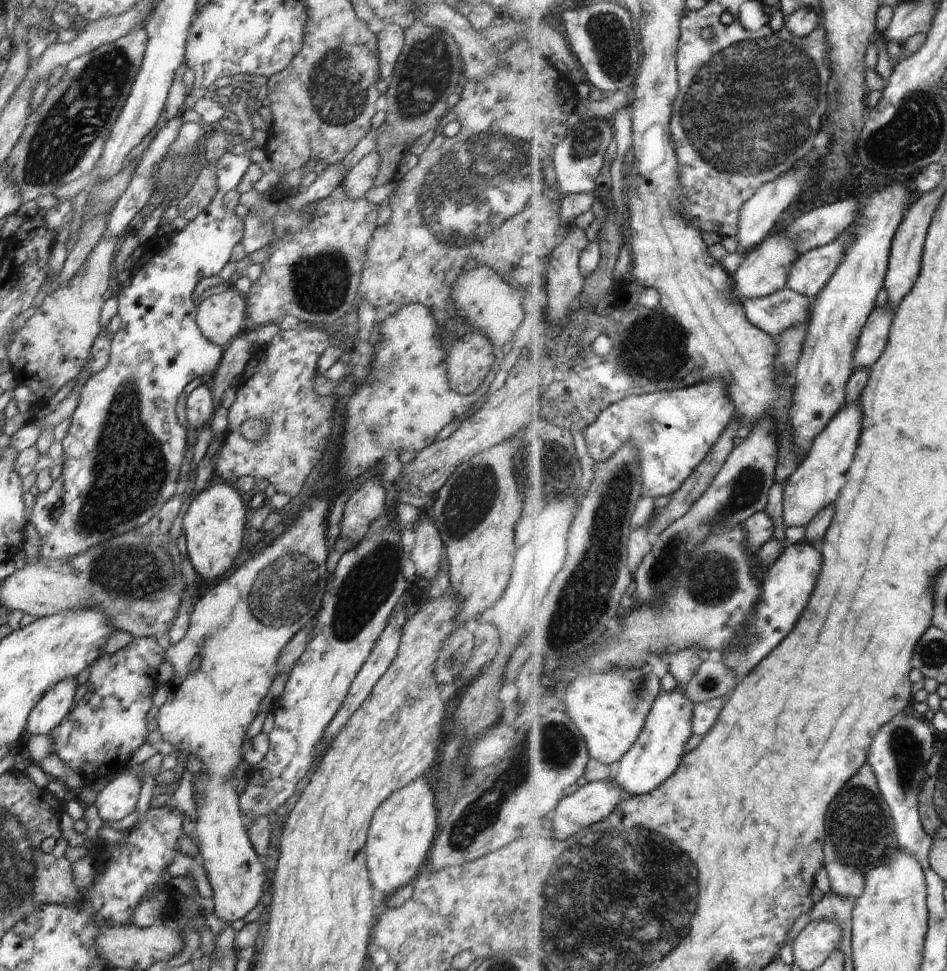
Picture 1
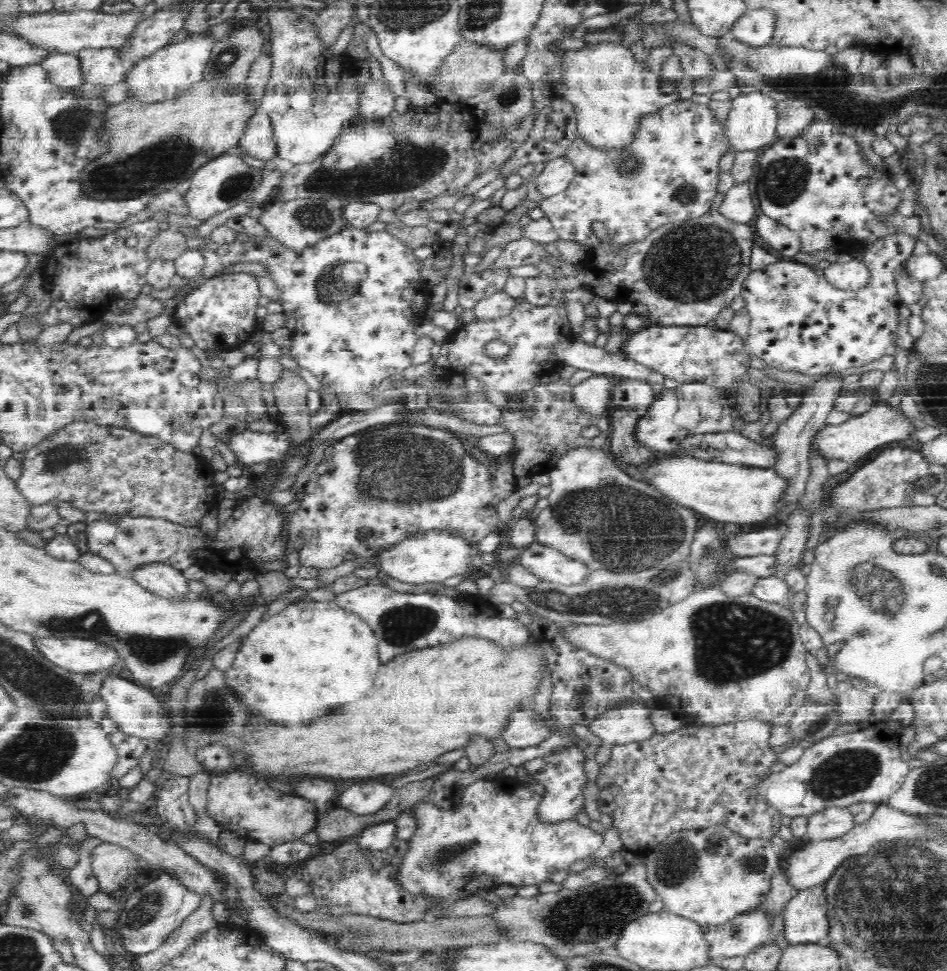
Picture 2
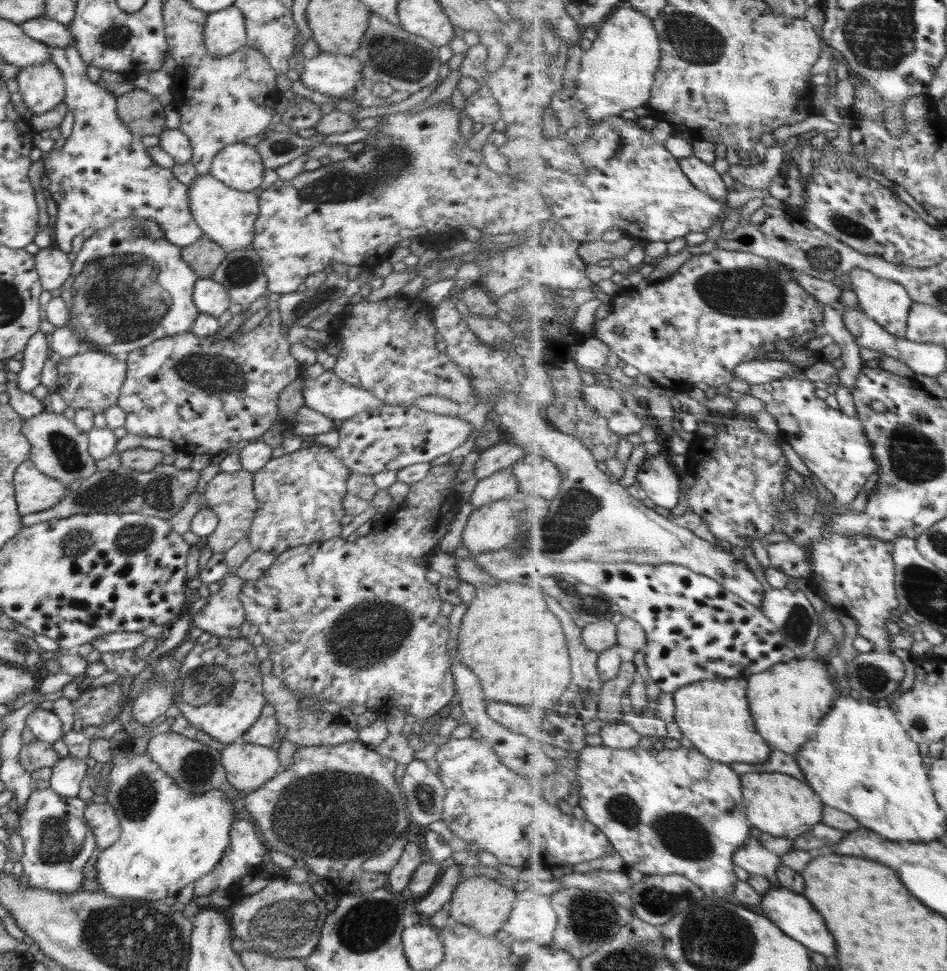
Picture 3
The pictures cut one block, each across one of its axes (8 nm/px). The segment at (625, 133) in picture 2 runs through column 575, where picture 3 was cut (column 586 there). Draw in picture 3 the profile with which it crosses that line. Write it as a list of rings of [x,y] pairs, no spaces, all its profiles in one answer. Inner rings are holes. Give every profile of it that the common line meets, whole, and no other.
[[[624,2],[598,27],[599,36],[582,58],[577,76],[576,94],[586,105],[594,126],[604,119],[620,115],[624,110],[646,106],[653,97],[657,74],[663,62],[660,31],[654,19]]]

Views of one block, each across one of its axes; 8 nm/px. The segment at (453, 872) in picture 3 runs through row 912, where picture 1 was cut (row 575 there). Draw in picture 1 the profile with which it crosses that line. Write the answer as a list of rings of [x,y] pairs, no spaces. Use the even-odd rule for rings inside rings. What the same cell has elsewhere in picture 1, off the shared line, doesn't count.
[[[428,508],[414,525],[416,538],[410,556],[414,562],[414,572],[426,580],[436,580],[435,576],[442,560],[443,542],[438,529],[428,517]]]

